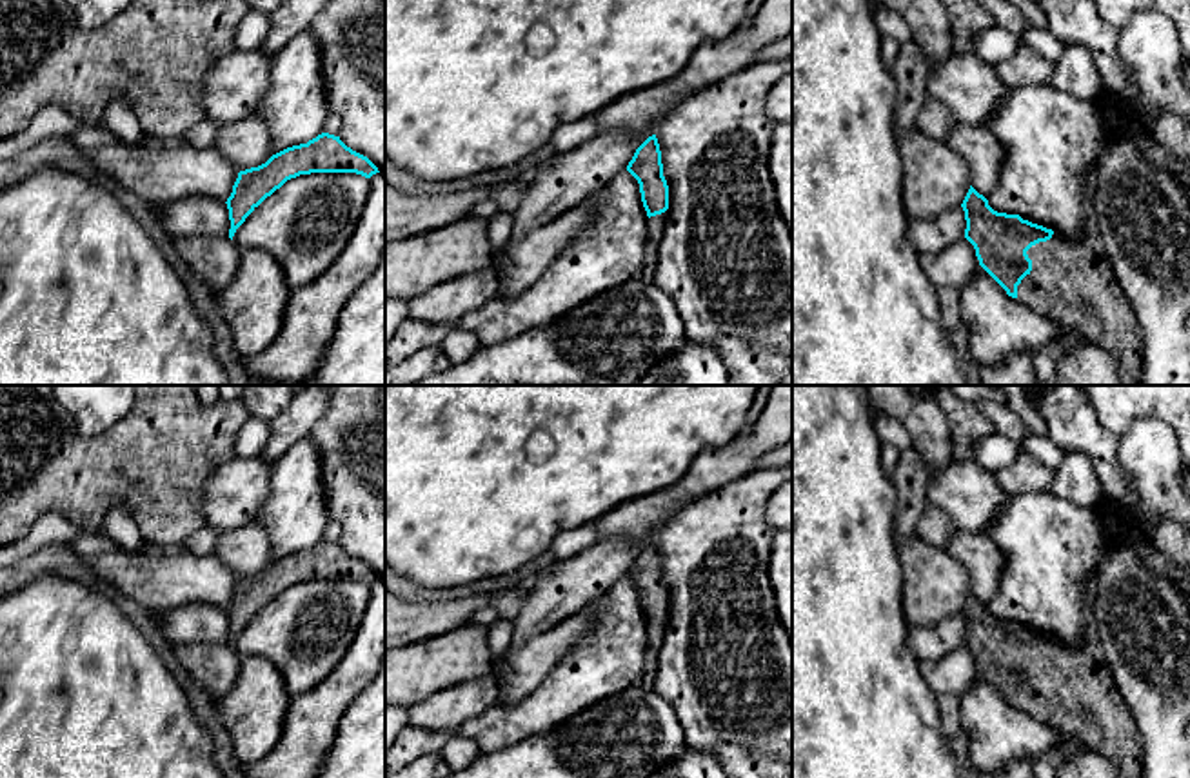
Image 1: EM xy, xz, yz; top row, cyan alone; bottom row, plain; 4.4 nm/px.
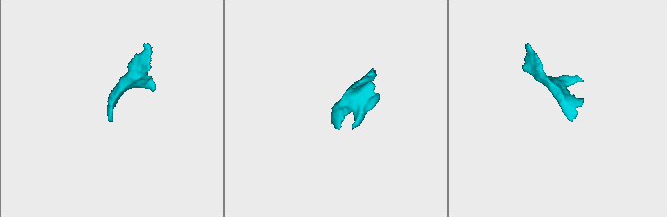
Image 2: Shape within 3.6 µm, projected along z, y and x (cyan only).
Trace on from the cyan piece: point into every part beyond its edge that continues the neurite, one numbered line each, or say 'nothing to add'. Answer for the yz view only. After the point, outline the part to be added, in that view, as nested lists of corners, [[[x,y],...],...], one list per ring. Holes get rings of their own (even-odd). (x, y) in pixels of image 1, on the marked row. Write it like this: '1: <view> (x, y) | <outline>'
1: yz (1070, 280) | [[[1094,213],[1081,240],[1054,233],[1026,254],[1032,271],[1017,285],[1017,300],[1097,342],[1114,356],[1121,385],[1139,385],[1137,318],[1110,269]]]

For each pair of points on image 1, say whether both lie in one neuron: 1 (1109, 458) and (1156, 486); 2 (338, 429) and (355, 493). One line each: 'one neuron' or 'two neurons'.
1: two neurons
2: one neuron

